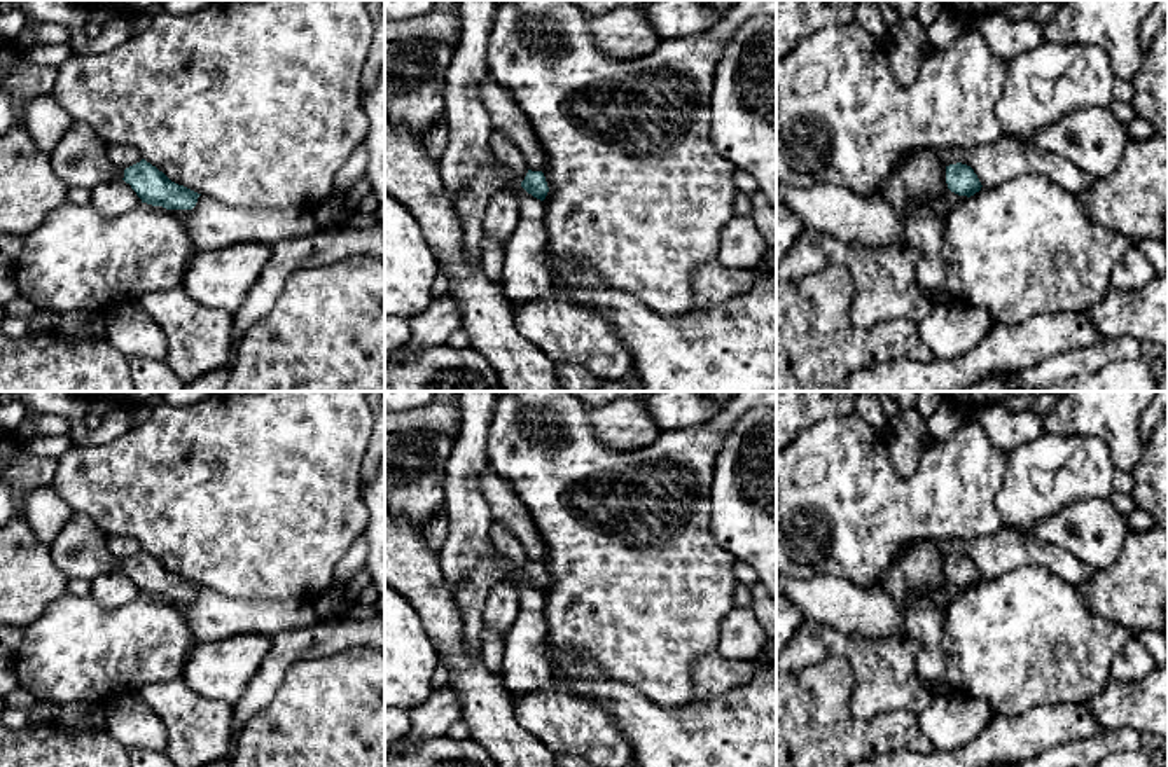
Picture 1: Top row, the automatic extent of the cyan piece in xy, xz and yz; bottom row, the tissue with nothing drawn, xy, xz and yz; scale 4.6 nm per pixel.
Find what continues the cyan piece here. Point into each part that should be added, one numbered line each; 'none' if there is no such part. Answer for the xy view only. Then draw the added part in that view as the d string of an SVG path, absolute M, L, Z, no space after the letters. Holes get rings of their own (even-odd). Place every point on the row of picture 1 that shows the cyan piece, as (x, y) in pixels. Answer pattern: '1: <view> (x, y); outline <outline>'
1: xy (79, 159); outline M73 121L51 152L54 175L70 189L93 189L98 183L119 176L124 169L115 168L107 157L107 143L84 122Z

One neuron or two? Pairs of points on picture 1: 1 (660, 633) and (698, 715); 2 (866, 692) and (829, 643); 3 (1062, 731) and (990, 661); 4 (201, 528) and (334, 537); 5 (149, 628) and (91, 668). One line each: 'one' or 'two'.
1: two
2: one
3: two
4: one
5: one

